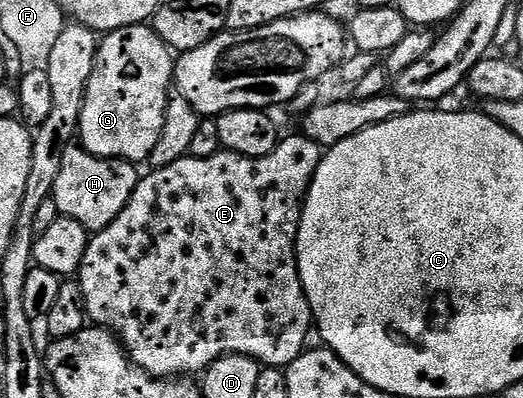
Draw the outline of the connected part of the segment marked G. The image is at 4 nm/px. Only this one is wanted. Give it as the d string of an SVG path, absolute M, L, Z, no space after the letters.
M150 25L126 26L104 33L81 108L77 138L83 149L99 158L123 158L136 164L146 163L157 140L161 140L167 95L173 89L175 63L171 47L161 40L161 36Z

